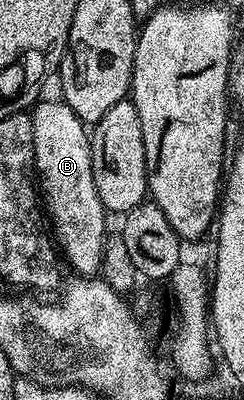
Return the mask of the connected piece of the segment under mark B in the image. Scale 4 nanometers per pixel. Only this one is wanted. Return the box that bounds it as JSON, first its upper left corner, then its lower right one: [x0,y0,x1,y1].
[32,100,105,276]

